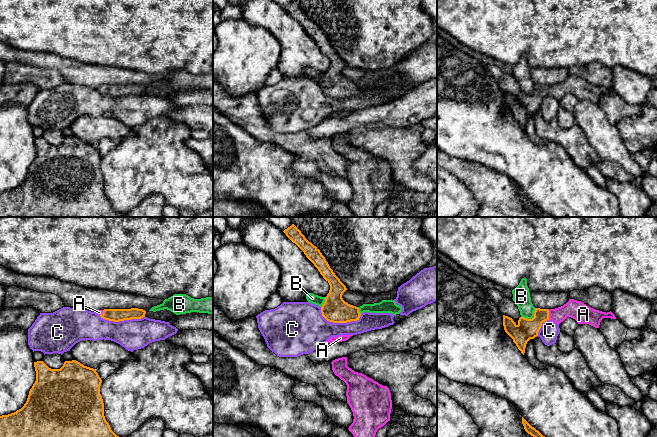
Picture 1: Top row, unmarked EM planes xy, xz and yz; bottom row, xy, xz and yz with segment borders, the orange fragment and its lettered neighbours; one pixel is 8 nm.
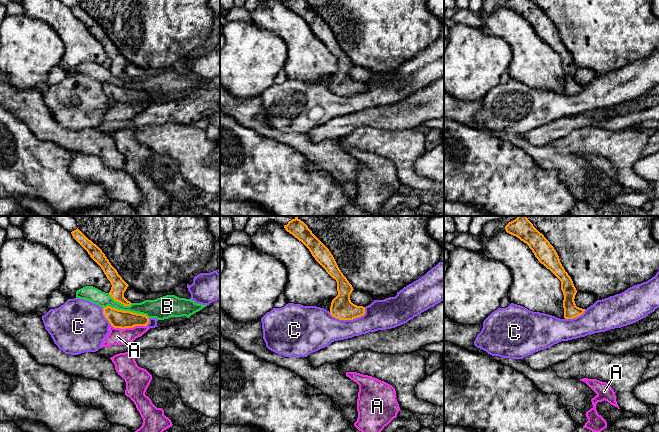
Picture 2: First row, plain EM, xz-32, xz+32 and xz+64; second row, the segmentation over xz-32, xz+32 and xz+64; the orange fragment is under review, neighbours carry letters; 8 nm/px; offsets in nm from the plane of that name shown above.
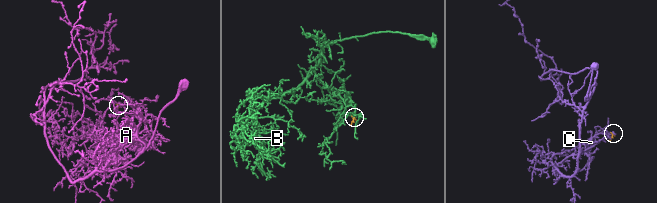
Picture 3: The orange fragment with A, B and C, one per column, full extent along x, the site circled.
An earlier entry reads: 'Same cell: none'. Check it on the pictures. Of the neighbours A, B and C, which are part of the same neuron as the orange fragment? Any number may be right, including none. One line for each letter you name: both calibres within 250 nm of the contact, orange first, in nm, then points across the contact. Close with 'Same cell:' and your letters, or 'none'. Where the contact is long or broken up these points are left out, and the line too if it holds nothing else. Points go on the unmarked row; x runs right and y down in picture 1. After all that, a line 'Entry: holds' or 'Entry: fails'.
A: 170/150 nm | across yz (527, 105), (542, 91), (548, 90), (577, 86)
Same cell: A
Entry: fails

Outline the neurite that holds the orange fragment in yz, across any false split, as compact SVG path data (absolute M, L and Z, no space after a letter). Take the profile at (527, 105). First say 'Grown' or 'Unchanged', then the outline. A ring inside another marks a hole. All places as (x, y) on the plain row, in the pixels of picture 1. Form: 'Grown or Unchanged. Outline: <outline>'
Grown. Outline: M569 75L566 80L555 85L535 84L532 95L520 93L517 100L512 94L503 91L503 102L505 108L513 115L513 118L524 131L527 118L538 112L543 98L550 95L559 101L567 93L575 95L578 100L589 100L595 104L599 104L603 94L616 95L611 87L602 88L581 77Z

